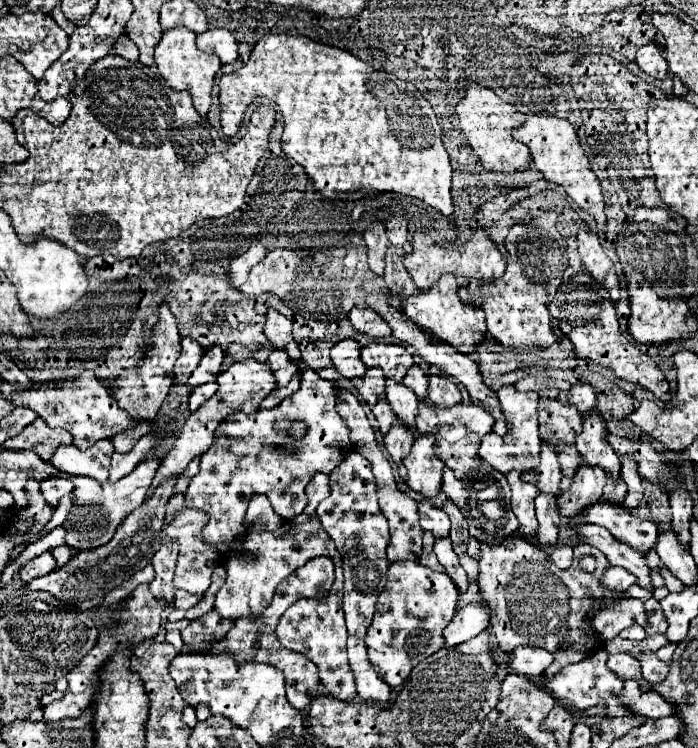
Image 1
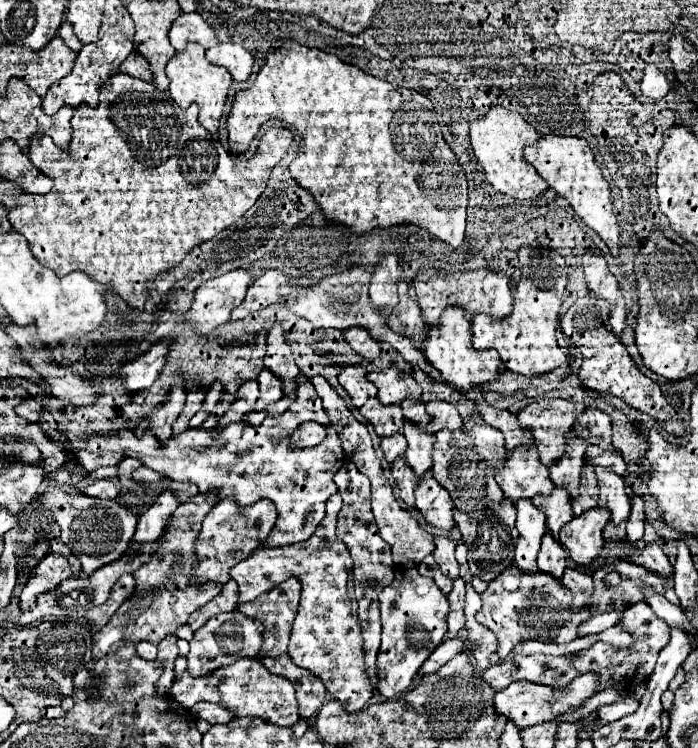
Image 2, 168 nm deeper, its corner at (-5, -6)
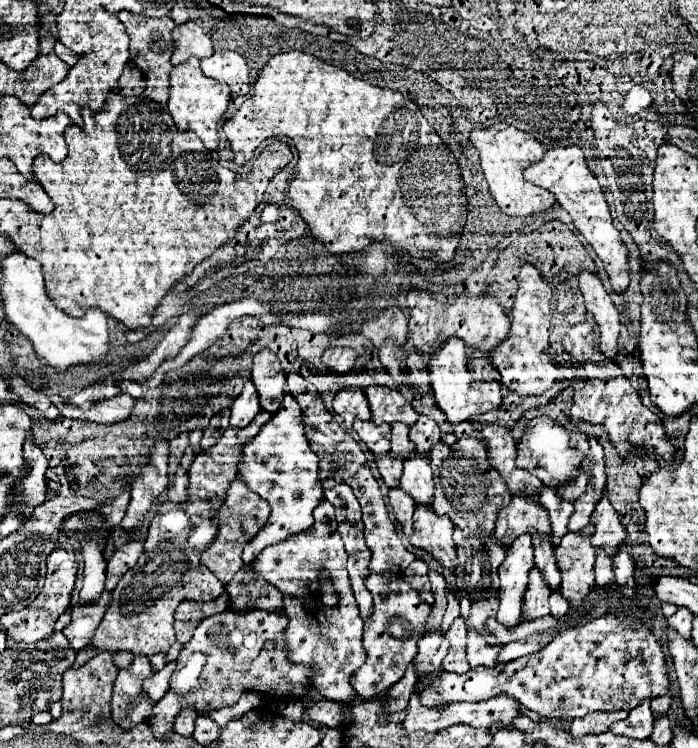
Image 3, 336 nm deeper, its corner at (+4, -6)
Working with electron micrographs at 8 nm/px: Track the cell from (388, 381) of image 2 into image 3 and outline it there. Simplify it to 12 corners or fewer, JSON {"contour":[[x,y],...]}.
{"contour":[[366,388],[374,424],[414,424],[418,412],[398,392]]}

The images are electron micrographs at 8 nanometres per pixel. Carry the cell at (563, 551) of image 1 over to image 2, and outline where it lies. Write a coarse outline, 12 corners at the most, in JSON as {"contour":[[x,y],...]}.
{"contour":[[567,568],[561,582],[573,592],[575,610],[583,608],[595,586],[589,574]]}

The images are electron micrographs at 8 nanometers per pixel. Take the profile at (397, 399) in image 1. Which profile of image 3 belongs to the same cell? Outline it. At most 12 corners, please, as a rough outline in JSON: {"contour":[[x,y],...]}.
{"contour":[[430,460],[404,462],[400,488],[418,506],[430,506],[434,482]]}

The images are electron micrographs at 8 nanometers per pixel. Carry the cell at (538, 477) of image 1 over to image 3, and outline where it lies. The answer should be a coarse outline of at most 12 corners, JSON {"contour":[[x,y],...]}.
{"contour":[[534,540],[534,566],[546,586],[560,588],[560,570],[550,540]]}

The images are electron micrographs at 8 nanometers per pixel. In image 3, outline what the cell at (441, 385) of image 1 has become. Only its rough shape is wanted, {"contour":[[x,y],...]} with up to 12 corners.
{"contour":[[420,416],[410,428],[416,452],[430,456],[436,442],[452,446],[454,434],[442,434],[438,424]]}

